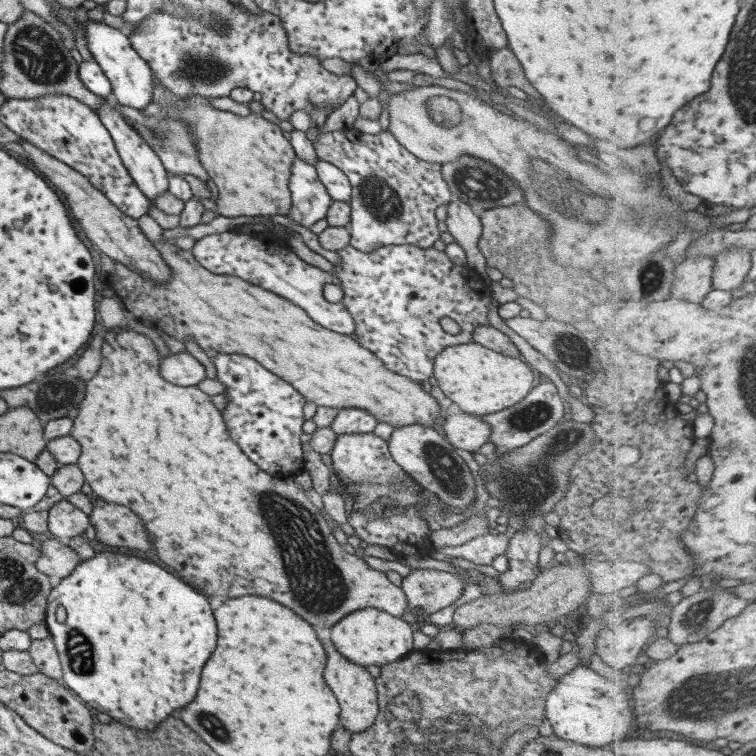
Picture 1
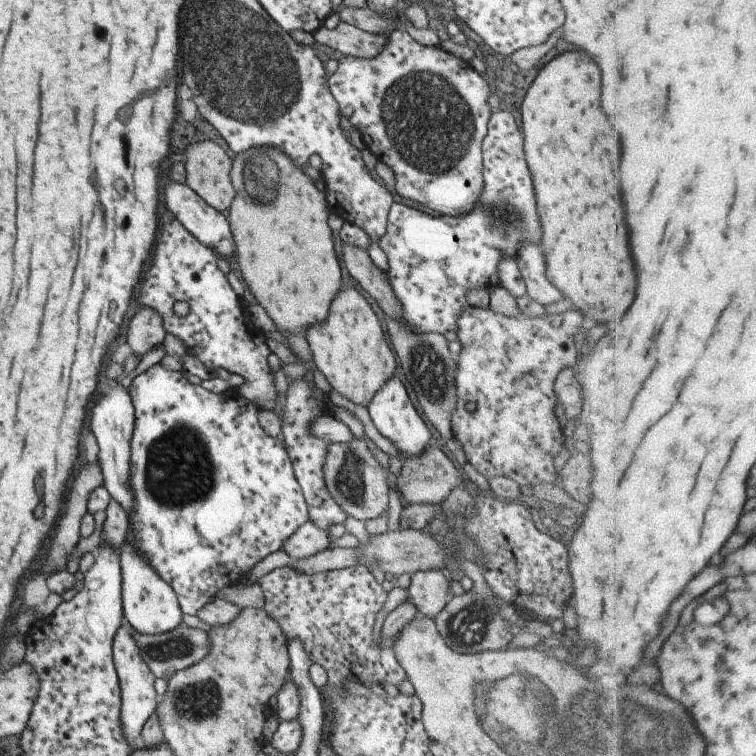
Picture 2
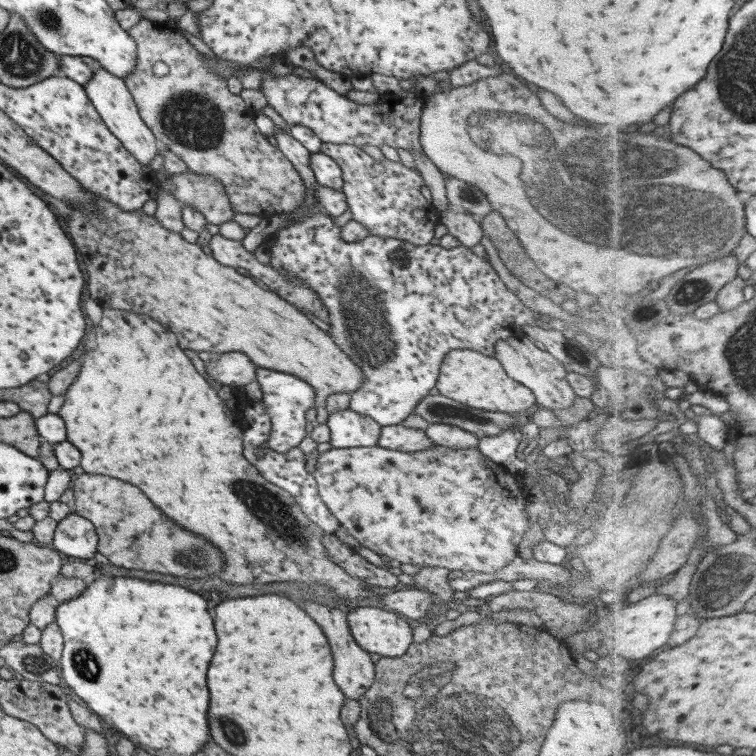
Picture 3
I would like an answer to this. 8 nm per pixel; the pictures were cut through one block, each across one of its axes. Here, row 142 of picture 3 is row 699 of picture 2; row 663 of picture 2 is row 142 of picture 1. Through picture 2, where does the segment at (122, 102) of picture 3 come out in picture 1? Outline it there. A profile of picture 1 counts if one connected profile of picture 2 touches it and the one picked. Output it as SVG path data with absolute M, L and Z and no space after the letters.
M111 96L103 97L103 104L101 104L101 108L97 110L96 114L102 126L112 138L115 150L118 152L127 174L131 176L135 186L143 192L143 196L152 202L155 196L159 196L163 190L168 190L168 174L163 168L159 157L149 148L146 142L143 142L139 132L135 132L130 125L126 124L126 121L122 120L123 116L115 110L115 100Z

